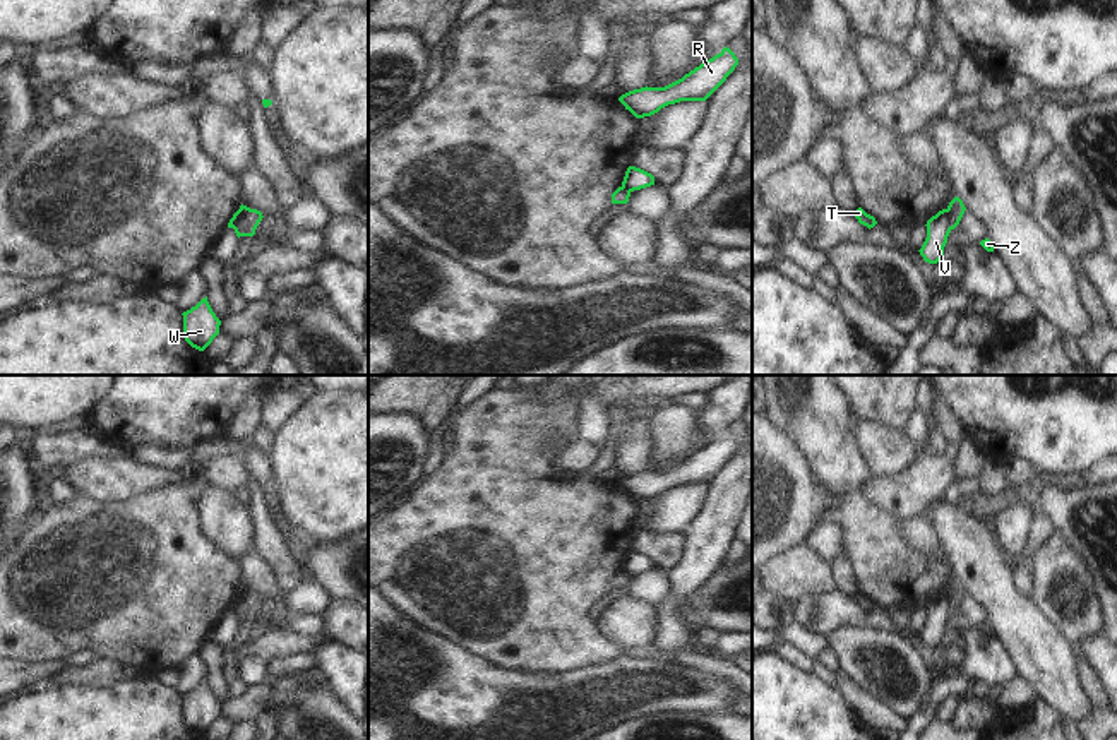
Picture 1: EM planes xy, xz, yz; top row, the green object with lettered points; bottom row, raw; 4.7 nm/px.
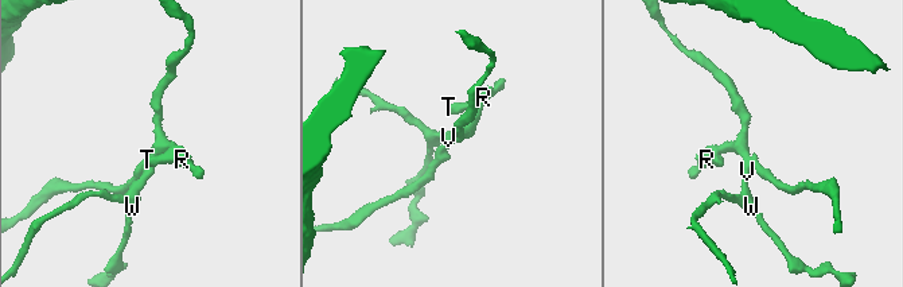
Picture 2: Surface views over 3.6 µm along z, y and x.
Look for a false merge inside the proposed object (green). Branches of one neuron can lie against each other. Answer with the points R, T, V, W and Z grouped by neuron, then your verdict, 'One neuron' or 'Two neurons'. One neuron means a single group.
Groups: R T V W / Z. Two neurons.

